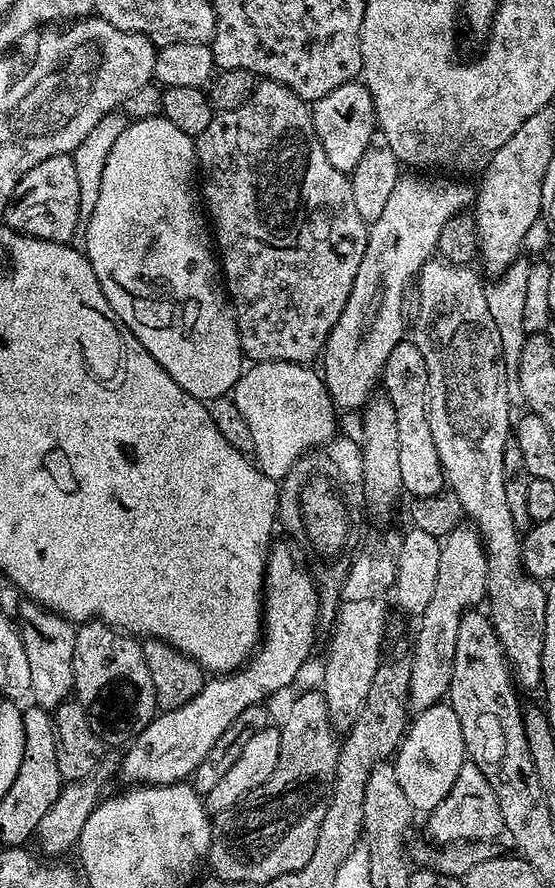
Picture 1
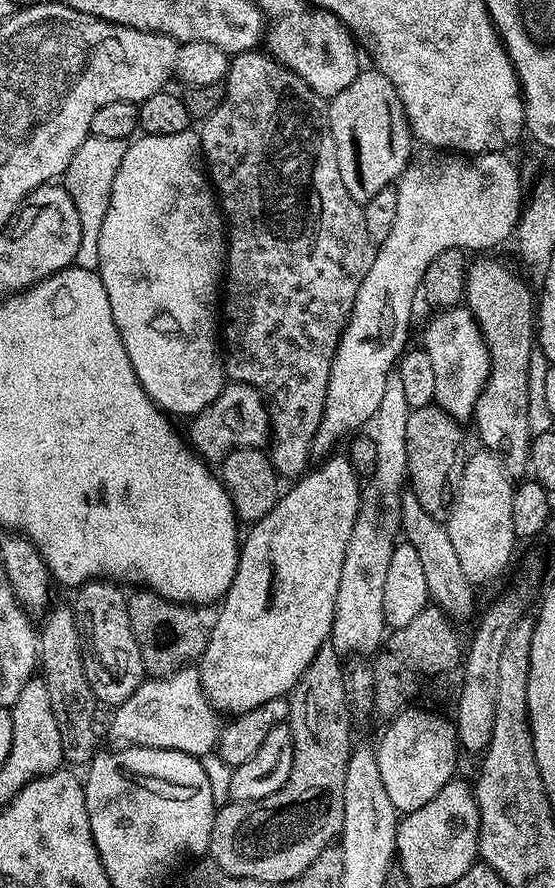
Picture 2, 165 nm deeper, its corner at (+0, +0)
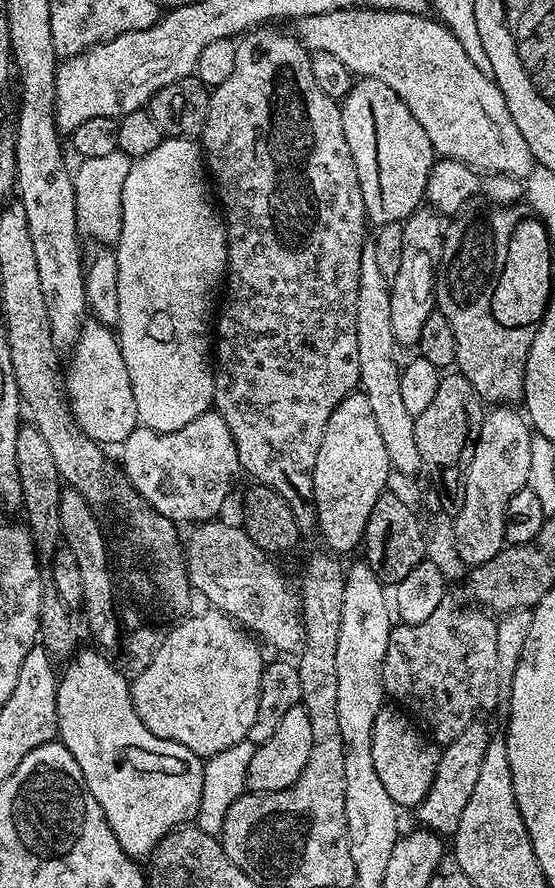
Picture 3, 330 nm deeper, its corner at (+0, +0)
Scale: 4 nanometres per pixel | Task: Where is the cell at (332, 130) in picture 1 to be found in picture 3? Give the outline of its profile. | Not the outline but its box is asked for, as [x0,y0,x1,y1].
[340,79,434,226]

